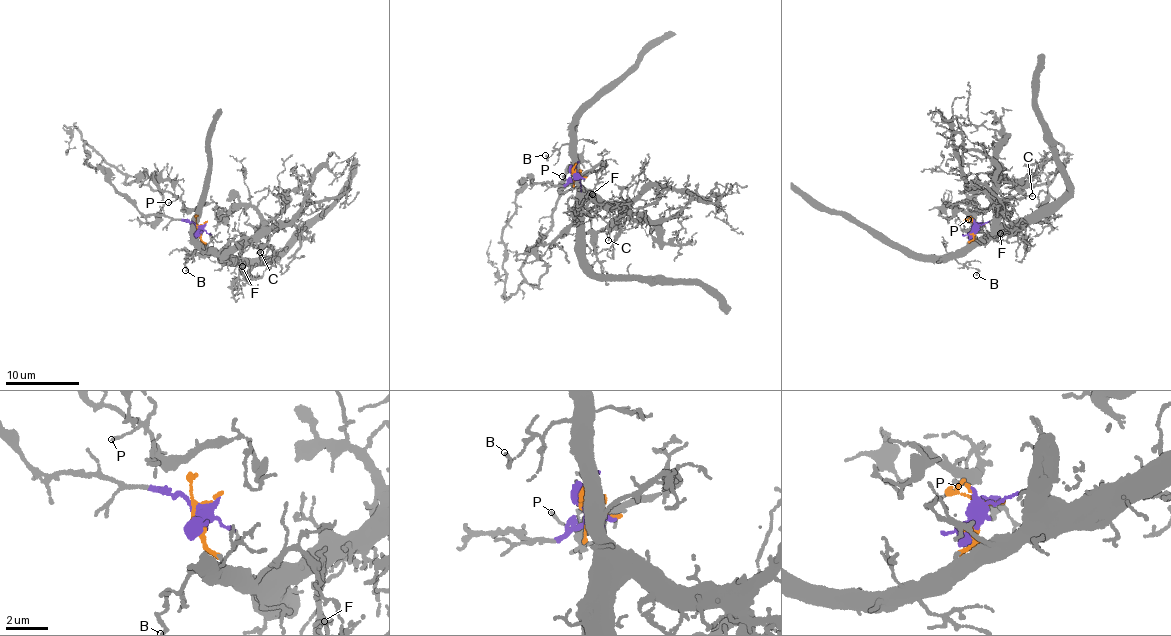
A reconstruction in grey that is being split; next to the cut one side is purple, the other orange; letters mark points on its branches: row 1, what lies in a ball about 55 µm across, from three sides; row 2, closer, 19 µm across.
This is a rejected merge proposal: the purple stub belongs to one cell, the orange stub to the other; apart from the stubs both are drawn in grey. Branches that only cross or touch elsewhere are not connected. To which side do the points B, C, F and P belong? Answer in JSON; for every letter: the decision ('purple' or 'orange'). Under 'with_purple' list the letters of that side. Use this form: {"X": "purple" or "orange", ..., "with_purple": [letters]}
{"B": "orange", "C": "orange", "F": "orange", "P": "purple", "with_purple": ["P"]}

